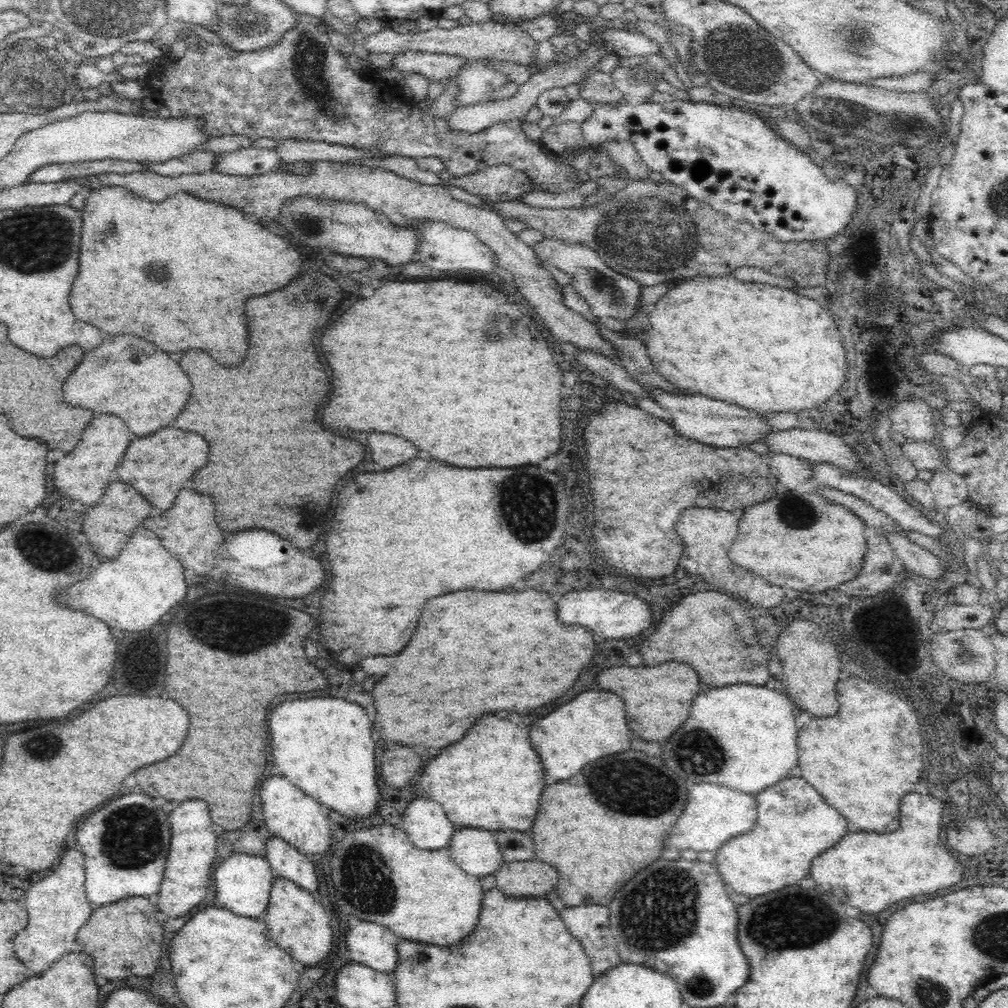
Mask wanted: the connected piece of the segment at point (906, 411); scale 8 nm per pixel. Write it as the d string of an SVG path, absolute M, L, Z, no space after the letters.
M904 398L897 402L888 416L892 430L899 432L906 440L934 442L936 438L933 412L926 402L917 398Z

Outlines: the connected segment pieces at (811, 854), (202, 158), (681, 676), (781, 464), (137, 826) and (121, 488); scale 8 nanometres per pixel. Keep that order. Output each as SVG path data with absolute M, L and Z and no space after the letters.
M787 778L756 793L758 800L756 824L752 832L744 836L732 836L726 844L714 851L713 863L722 880L744 896L762 896L766 892L774 892L774 888L784 888L796 884L804 876L808 876L812 858L816 858L826 848L832 848L846 832L846 820L830 806L826 800L802 778Z
M196 151L187 155L166 160L166 162L148 162L143 164L150 171L166 177L181 176L182 174L196 174L215 170L218 152Z
M664 662L660 666L612 666L598 674L602 690L618 694L626 704L626 720L632 732L644 740L666 740L672 732L684 724L690 714L690 704L700 692L700 680L692 668L678 662Z
M768 450L763 456L769 468L776 474L778 482L788 488L794 488L798 484L806 483L808 478L813 478L812 467L808 461L772 450Z
M126 794L118 800L112 800L98 812L90 814L80 822L78 844L86 856L84 874L86 874L86 896L90 904L104 906L126 897L149 897L160 890L160 882L164 876L164 864L170 848L170 824L168 816L162 808L158 808L150 796L146 794Z
M110 482L102 500L98 504L94 504L92 508L86 510L84 514L84 534L90 538L88 542L92 544L92 550L96 550L96 554L108 558L114 558L118 556L124 546L126 546L126 538L132 536L134 528L146 520L150 516L150 510L152 506L130 486L130 484L124 484L124 482Z

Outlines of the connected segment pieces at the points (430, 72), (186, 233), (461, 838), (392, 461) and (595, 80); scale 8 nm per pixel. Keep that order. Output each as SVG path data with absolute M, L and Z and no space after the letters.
M404 51L391 60L391 66L402 73L422 74L430 82L443 82L454 76L462 64L466 64L466 59L460 56L422 51Z
M122 186L100 187L86 192L86 195L87 198L80 210L82 217L80 268L78 268L78 276L70 290L70 306L78 320L84 320L108 334L134 334L138 338L154 342L164 352L180 352L180 350L188 350L188 348L200 348L200 350L208 352L210 356L214 356L220 364L234 366L234 364L238 364L238 360L246 358L246 350L248 350L248 332L246 332L246 320L244 320L246 298L278 290L278 288L286 286L298 272L302 272L302 256L296 248L292 248L280 236L268 232L264 226L246 220L246 216L242 212L238 212L237 208L206 202L185 192L177 192L162 202L150 202Z
M456 827L448 848L455 863L470 876L494 874L505 860L491 831Z
M382 432L368 434L368 446L370 446L372 460L376 464L380 464L382 468L392 468L406 460L422 458L426 454L426 452L420 452L418 448L414 448L410 442L406 442L398 436L392 436L392 434L382 434Z
M592 70L588 75L589 77L579 86L579 94L587 102L618 103L625 99L622 92L614 87L609 73Z

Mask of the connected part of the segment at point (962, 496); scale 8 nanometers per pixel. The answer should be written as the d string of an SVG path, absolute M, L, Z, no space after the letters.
M947 467L936 472L928 483L938 507L956 506L968 498L968 483L964 477L955 474Z

